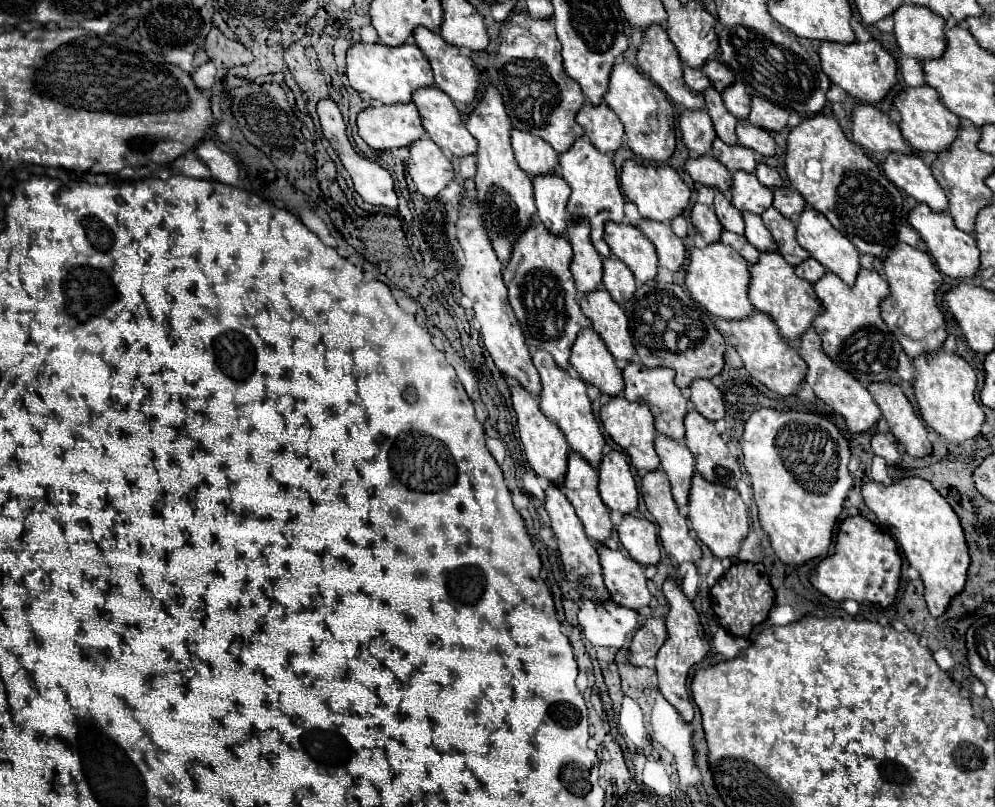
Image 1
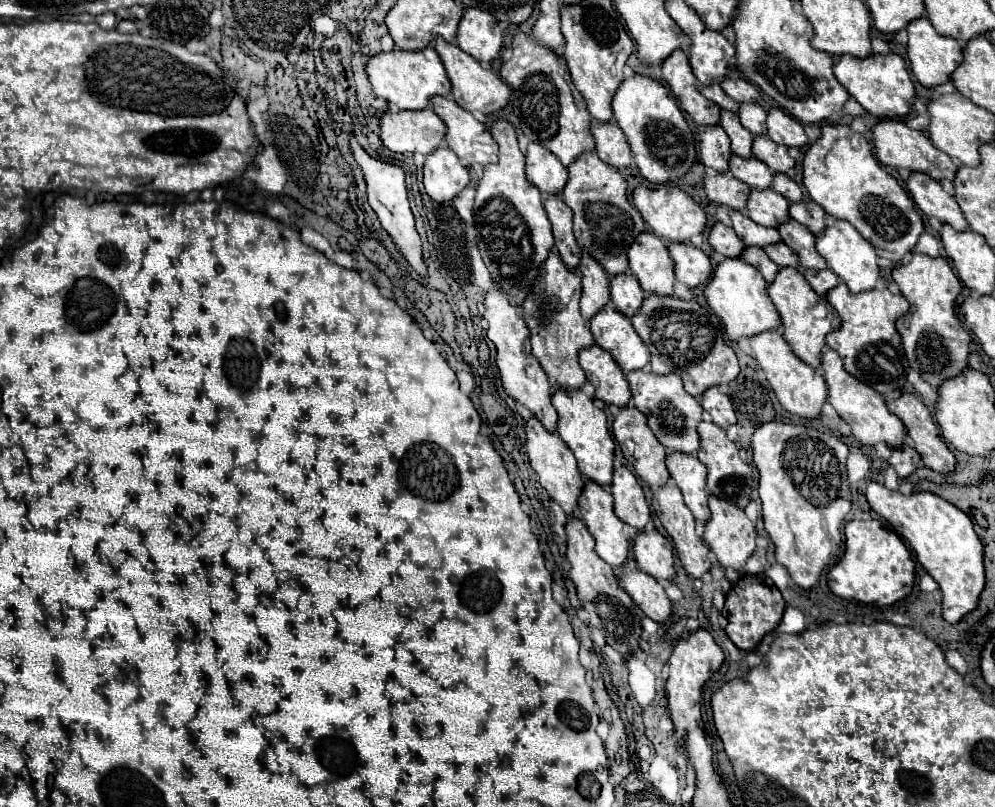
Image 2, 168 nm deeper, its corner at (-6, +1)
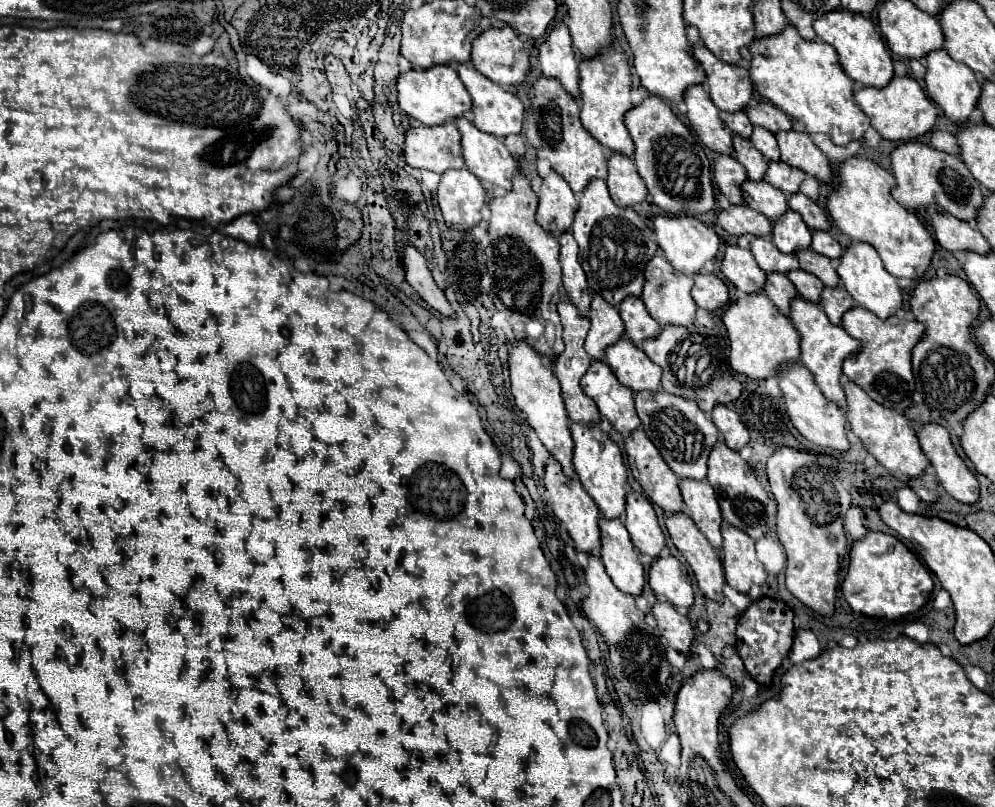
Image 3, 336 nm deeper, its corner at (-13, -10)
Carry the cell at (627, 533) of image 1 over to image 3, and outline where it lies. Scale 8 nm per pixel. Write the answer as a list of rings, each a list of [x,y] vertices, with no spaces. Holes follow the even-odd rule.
[[[662,556],[652,562],[648,584],[656,596],[664,596],[674,608],[690,608],[694,604],[688,570],[674,556]]]

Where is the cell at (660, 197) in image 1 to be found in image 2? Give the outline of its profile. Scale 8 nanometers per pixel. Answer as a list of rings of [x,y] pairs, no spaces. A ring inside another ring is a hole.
[[[661,185],[661,187],[635,187],[633,191],[633,205],[639,209],[645,223],[663,239],[669,241],[689,241],[693,235],[705,229],[705,213],[703,209],[677,185]]]

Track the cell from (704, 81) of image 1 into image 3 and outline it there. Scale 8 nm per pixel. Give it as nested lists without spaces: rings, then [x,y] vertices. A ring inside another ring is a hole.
[[[720,112],[720,118],[722,118],[722,122],[724,122],[734,134],[738,134],[738,136],[742,136],[742,138],[750,138],[754,126],[750,124],[746,112],[736,112],[736,114],[724,114],[724,112]]]

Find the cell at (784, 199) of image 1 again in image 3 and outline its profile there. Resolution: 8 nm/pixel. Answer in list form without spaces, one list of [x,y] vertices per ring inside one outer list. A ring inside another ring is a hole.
[[[822,230],[812,232],[812,250],[816,250],[818,254],[824,254],[830,260],[838,260],[844,254],[842,246],[832,238],[832,234]]]

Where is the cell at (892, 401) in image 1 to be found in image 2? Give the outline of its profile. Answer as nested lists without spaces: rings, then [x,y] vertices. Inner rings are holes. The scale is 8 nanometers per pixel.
[[[903,393],[901,397],[887,401],[887,407],[905,425],[907,437],[913,441],[913,447],[921,455],[925,467],[941,473],[953,471],[955,455],[943,443],[929,409],[921,403],[919,397]]]

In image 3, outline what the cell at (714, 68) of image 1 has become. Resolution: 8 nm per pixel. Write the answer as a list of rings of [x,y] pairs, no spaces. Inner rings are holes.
[[[762,102],[762,104],[756,104],[756,106],[748,106],[746,108],[746,114],[750,118],[750,122],[754,126],[760,126],[760,128],[766,128],[770,132],[778,132],[778,130],[792,130],[792,120],[776,106],[768,104],[768,102]]]

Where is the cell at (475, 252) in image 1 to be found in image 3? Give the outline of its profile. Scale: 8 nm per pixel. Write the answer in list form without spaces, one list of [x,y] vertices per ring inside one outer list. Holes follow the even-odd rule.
[[[520,342],[510,344],[510,390],[514,394],[516,406],[528,414],[528,424],[534,428],[546,450],[554,460],[560,462],[564,474],[568,478],[574,478],[576,472],[572,468],[572,450],[574,442],[570,436],[570,418],[564,410],[564,400],[560,394],[560,384],[558,378],[552,372],[550,362],[540,356],[536,350],[530,346],[524,346]]]

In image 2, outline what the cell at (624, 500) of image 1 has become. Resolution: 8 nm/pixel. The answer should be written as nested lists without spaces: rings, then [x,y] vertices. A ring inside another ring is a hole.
[[[627,467],[613,471],[611,493],[615,499],[615,515],[635,529],[645,529],[651,521],[651,513],[637,477]]]

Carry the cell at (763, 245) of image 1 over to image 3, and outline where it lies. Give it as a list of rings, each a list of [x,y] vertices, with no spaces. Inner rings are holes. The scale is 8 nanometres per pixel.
[[[794,270],[794,272],[788,274],[788,278],[796,286],[796,290],[804,296],[804,300],[820,304],[820,294],[822,294],[824,286],[816,276],[812,276],[812,274],[804,272],[804,270]]]

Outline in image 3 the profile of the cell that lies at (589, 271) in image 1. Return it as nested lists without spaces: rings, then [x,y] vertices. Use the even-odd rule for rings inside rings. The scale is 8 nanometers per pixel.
[[[598,294],[592,300],[588,318],[590,318],[592,326],[590,326],[590,332],[586,336],[584,348],[592,360],[602,360],[604,350],[608,346],[616,344],[618,338],[624,334],[622,318],[620,318],[618,310]]]

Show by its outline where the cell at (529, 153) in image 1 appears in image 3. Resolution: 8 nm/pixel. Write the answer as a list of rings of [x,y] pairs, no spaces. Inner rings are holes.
[[[550,172],[550,176],[546,176],[540,186],[536,222],[540,222],[540,226],[544,226],[544,230],[552,234],[562,234],[570,230],[576,210],[578,202],[570,186],[564,182],[560,174]]]

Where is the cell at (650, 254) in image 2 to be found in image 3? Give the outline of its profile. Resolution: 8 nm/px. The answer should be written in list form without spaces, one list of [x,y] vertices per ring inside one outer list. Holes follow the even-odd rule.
[[[656,254],[644,272],[646,280],[644,280],[644,290],[642,290],[642,302],[646,304],[646,310],[650,312],[650,316],[664,328],[664,326],[692,326],[694,318],[696,318],[696,302],[690,296],[690,288],[694,284],[694,280],[686,274],[680,274],[676,270],[672,270],[672,264],[662,256]]]

